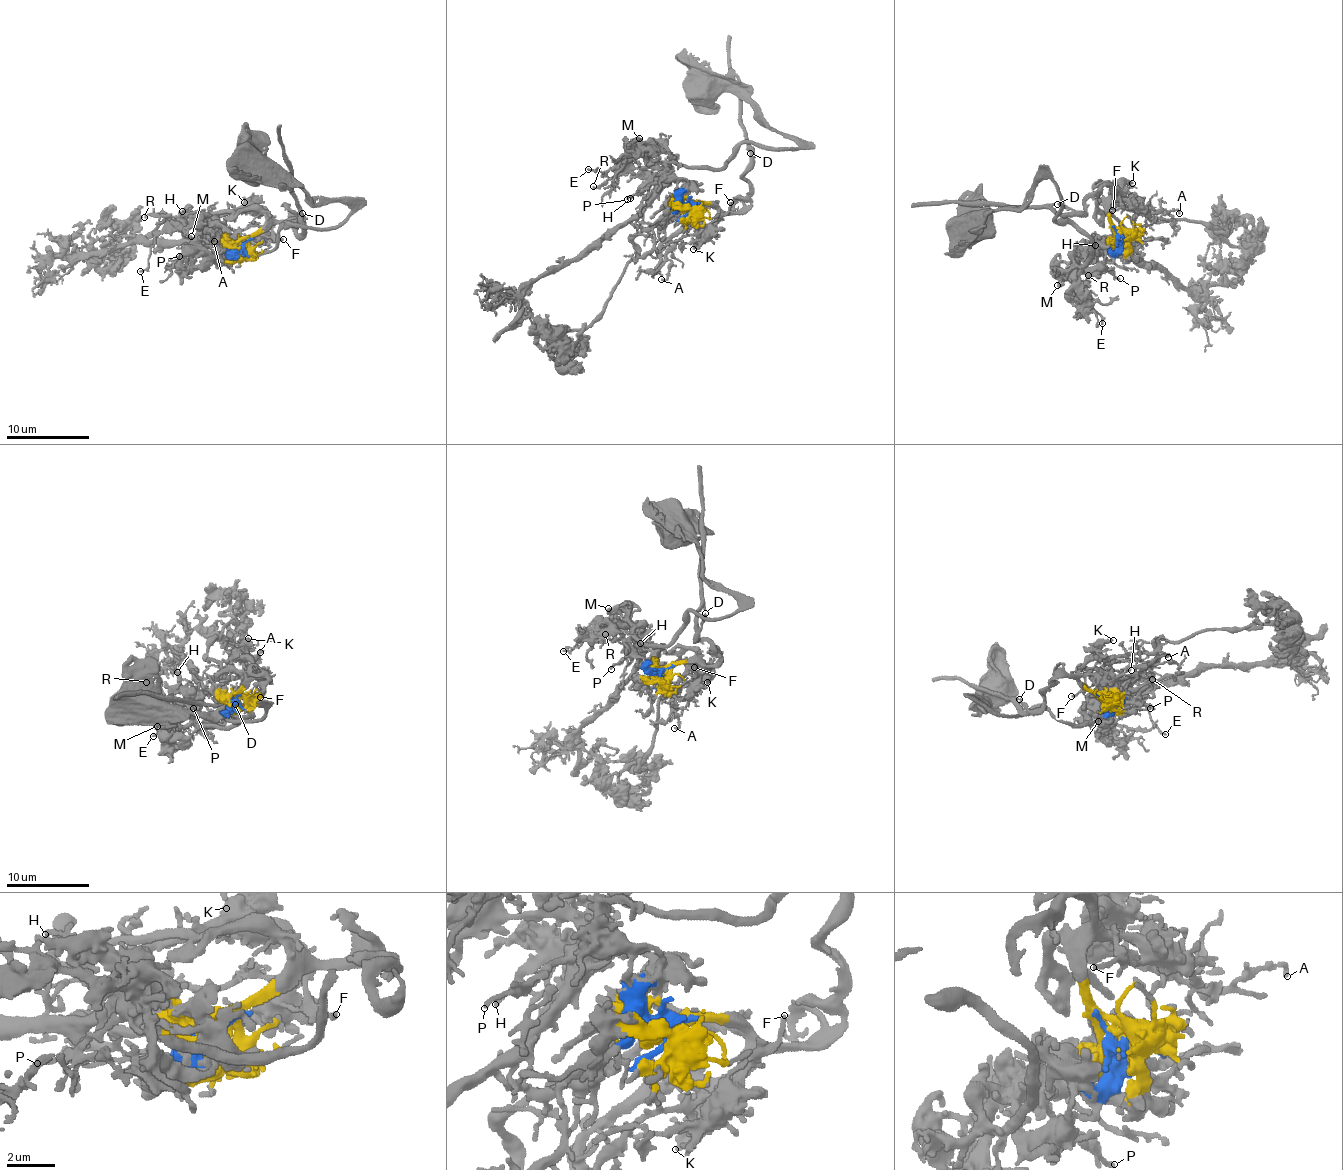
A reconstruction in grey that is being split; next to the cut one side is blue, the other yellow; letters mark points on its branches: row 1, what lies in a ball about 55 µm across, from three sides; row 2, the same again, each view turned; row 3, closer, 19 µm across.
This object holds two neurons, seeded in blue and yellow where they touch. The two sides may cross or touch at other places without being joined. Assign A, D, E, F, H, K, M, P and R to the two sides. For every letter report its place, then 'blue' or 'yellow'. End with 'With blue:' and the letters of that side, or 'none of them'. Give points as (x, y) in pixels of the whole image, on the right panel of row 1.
A: place (1179, 213); yellow
D: place (1057, 204); yellow
E: place (1102, 323); blue
F: place (1112, 210); yellow
H: place (1095, 245); blue
K: place (1132, 183); yellow
M: place (1057, 285); blue
P: place (1120, 278); blue
R: place (1088, 275); blue
With blue: E, H, M, P, R

